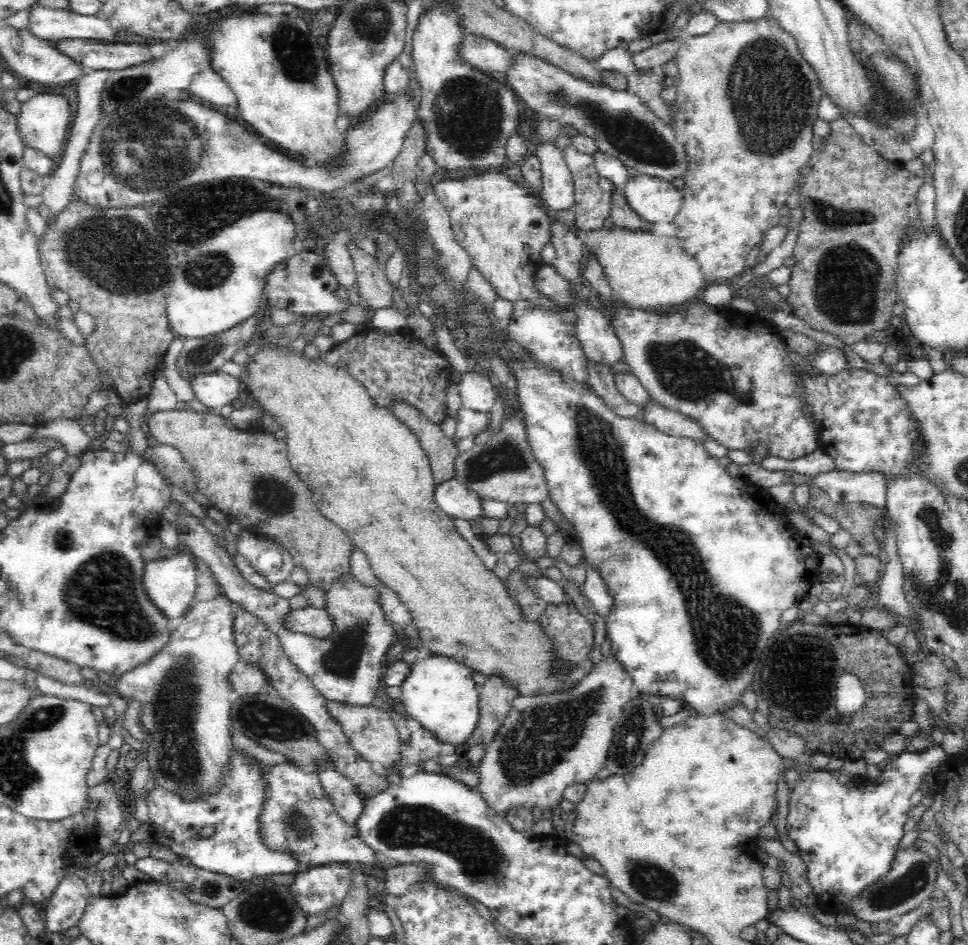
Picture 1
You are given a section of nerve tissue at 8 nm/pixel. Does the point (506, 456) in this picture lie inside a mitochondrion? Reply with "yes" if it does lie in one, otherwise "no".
yes

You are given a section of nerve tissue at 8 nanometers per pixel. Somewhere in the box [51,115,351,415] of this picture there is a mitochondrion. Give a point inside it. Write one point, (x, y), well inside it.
(119, 255)

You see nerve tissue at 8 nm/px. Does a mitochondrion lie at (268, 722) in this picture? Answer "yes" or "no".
yes

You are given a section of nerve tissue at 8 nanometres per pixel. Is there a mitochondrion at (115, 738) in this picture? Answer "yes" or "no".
no

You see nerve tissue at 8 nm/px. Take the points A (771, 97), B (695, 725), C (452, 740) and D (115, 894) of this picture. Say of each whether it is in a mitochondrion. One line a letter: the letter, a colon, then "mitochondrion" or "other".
A: mitochondrion
B: other
C: other
D: other

